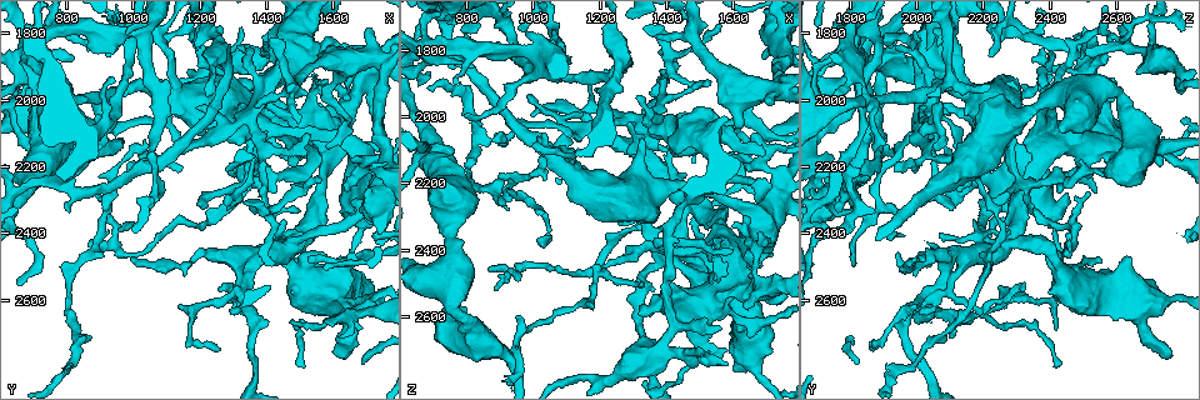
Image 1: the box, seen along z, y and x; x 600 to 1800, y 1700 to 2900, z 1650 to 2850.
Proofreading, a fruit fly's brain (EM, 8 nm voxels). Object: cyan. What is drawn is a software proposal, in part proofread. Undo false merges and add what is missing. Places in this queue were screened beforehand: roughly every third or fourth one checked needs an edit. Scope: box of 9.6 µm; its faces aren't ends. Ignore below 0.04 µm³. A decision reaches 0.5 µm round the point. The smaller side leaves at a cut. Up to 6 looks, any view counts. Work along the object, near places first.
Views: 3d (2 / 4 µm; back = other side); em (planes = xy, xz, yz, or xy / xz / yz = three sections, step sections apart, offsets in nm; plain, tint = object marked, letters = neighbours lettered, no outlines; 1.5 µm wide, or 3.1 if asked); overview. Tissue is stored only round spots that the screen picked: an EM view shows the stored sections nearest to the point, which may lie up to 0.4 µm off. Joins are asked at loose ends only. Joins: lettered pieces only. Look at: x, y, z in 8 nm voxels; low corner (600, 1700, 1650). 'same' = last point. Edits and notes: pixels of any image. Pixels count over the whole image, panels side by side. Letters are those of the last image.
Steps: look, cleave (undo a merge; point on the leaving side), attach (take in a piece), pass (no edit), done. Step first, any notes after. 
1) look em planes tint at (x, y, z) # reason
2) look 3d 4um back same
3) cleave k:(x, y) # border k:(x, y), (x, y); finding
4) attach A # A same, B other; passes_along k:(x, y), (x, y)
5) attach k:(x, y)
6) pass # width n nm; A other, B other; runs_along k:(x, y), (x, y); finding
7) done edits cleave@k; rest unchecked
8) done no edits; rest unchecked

look em planes tint at (780, 2230, 2570) # an open end

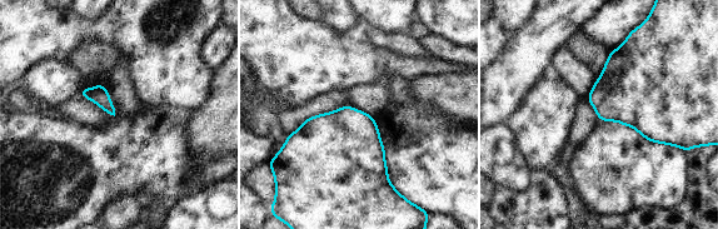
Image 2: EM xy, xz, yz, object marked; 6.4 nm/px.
look em planes letters same

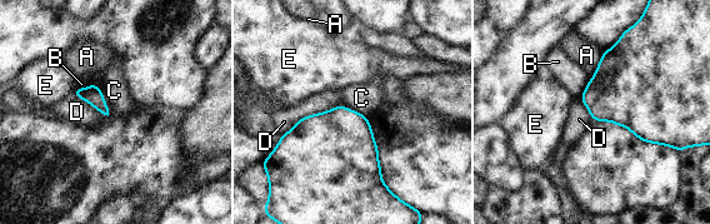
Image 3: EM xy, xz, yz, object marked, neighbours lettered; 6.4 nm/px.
pass # A other, B other, C other, D other, E other; border 3:(99, 85), (109, 115); none of them fits

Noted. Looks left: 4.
look em xy step 8 tint at (970, 2470, 2450) # abrupt turn

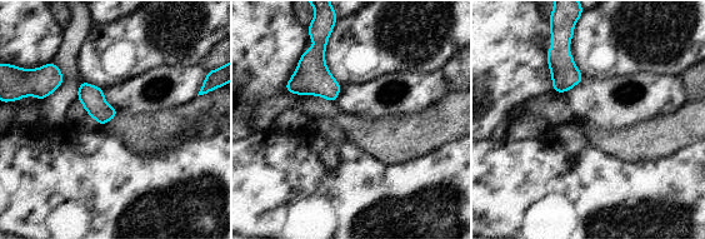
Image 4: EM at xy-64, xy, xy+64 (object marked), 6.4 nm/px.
look em planes letters same

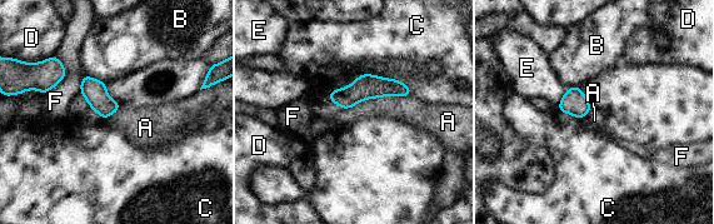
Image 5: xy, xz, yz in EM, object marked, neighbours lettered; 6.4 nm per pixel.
pass # width 140 nm; A other, B other, C other, D other, E other, F other; border 5:(363, 73), (326, 95); all the same cell

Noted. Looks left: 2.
look em planes letters at (1160, 2490, 2010) # narrows sharply

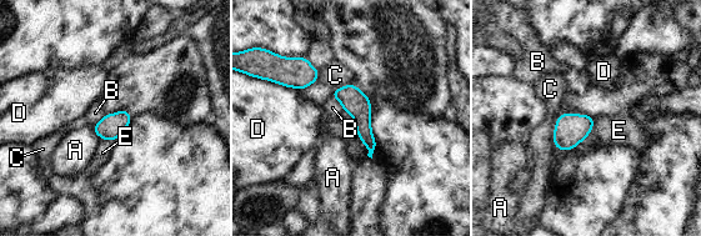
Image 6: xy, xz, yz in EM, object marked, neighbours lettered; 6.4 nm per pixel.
pass # A other, B other, C other, D other, E other; border 6:(330, 96), (340, 103), (344, 111); one cell here

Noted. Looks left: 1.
done no edits; rest unchecked

